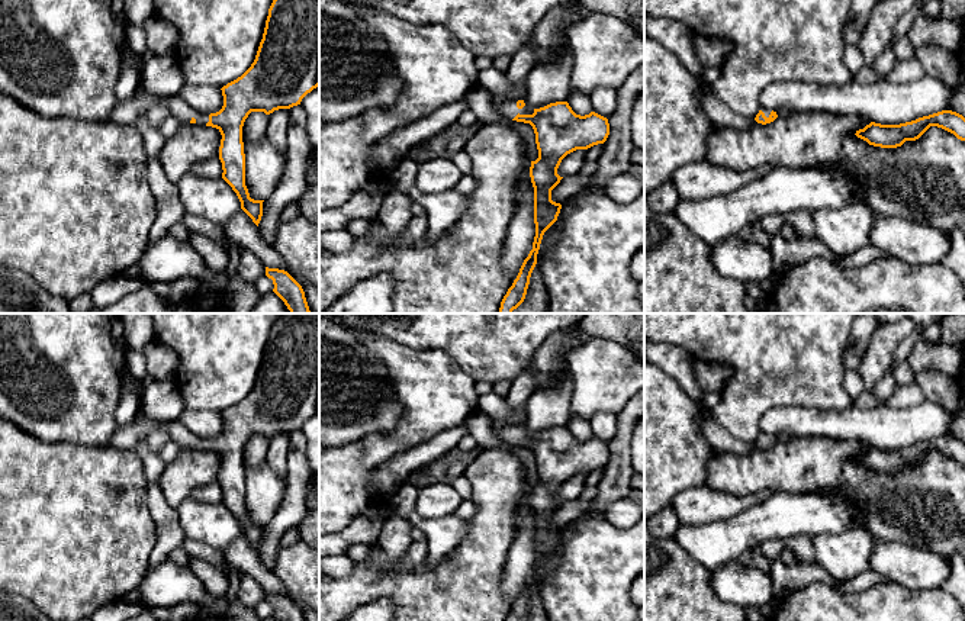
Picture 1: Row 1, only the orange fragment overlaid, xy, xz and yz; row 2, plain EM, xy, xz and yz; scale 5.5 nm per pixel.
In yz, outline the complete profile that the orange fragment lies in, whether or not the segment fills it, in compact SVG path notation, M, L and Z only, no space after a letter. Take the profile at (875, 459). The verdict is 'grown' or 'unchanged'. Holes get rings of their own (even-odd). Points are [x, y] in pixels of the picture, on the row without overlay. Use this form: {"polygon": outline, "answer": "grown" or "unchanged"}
{"polygon": "M942 435L900 450L881 450L871 447L856 456L856 461L869 470L881 473L897 473L906 466L919 464L930 451L942 453L965 466L965 443L952 435Z", "answer": "unchanged"}

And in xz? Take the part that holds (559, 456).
{"polygon": "M511 425L499 428L498 438L505 444L530 448L538 474L538 483L531 486L530 492L535 548L533 575L505 620L525 621L543 560L557 546L562 534L560 528L551 525L551 515L563 503L557 499L557 493L567 479L604 469L609 460L609 448L607 443L595 437L585 441L576 440L567 427L531 434L524 425Z", "answer": "grown"}

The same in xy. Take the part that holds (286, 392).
{"polygon": "M283 313L273 325L263 364L251 392L237 405L223 411L223 431L216 438L200 438L190 432L180 421L157 422L141 409L132 422L120 427L110 438L107 447L134 450L152 429L165 429L180 447L190 447L216 453L221 460L219 485L222 503L237 518L241 534L258 551L263 541L263 527L250 522L245 511L245 479L242 451L251 437L273 438L300 429L302 424L319 411L319 313Z", "answer": "grown"}

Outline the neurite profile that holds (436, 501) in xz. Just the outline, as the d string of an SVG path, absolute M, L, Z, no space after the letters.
M441 482L418 489L414 508L422 518L443 518L454 514L461 501L453 485Z

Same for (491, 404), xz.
M495 392L479 396L477 411L486 414L492 421L508 421L514 427L524 425L527 419L525 408L512 411L506 403L506 398L501 398Z

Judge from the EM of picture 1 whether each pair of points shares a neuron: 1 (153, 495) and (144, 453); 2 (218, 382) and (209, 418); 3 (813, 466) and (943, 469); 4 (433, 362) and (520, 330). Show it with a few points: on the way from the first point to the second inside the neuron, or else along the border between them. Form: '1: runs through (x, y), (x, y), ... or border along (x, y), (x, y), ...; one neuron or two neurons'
1: border along (147, 482), (157, 483); two neurons
2: border along (185, 409), (216, 411), (219, 414); two neurons
3: runs through (845, 476), (859, 485), (912, 485); one neuron
4: border along (417, 348), (444, 350), (473, 379); two neurons

